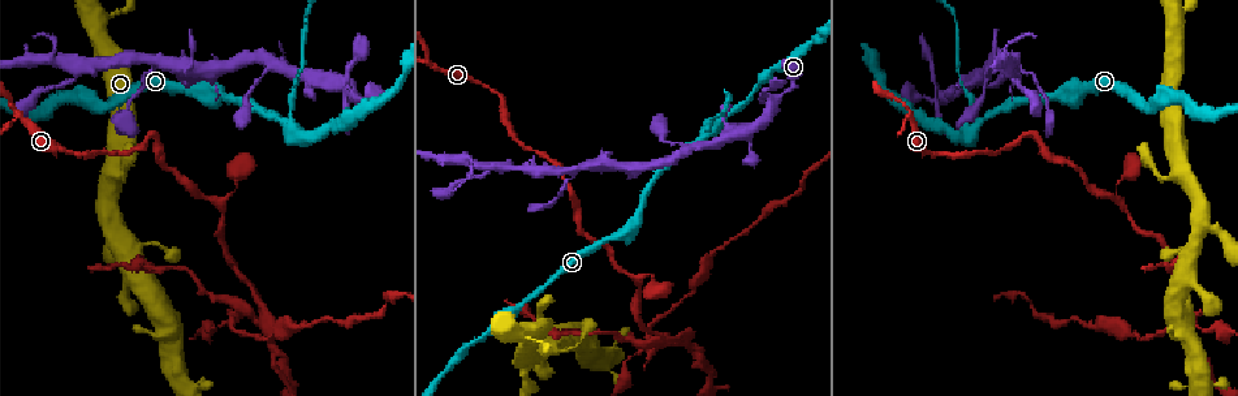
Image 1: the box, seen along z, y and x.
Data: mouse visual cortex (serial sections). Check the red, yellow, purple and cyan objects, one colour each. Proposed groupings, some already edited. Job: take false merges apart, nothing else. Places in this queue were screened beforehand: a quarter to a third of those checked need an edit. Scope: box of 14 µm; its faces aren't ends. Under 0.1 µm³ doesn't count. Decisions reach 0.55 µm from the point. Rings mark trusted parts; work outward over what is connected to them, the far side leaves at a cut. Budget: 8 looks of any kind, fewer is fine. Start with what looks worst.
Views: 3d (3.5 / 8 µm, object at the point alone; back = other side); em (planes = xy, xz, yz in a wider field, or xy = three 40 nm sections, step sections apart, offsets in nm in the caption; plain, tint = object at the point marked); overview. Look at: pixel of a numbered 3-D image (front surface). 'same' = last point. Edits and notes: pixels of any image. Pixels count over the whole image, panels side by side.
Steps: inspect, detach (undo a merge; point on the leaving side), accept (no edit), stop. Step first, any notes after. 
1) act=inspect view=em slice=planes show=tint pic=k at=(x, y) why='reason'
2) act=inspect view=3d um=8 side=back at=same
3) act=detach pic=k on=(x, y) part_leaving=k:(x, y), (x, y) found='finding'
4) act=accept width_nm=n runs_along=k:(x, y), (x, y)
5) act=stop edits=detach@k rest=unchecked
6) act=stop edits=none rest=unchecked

act=inspect view=3d um=3.5 side=back pic=1 at=(969, 135) why='a fork'

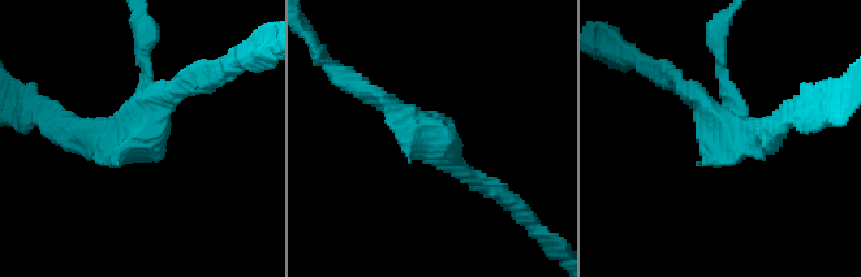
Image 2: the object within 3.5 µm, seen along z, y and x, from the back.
act=inspect view=em slice=xy step=3 show=tint pic=2 at=(438, 143) arms=3 arm_widths_nm=150,200,250

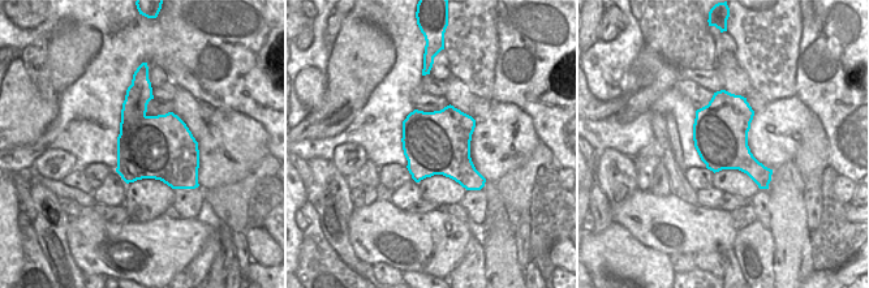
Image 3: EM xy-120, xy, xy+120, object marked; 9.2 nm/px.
act=inspect view=em slice=planes show=tint at=same

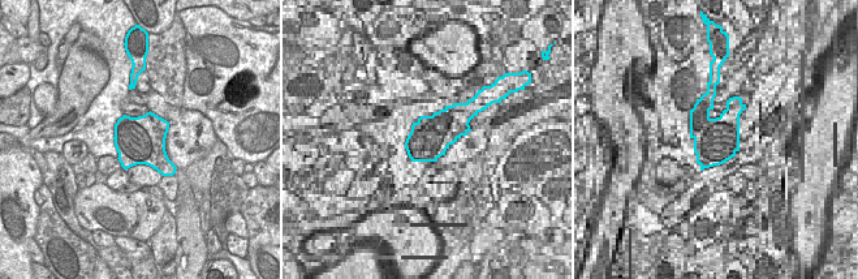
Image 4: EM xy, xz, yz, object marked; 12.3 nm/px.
act=detach pic=2 on=(146, 61) part_leaving=2:(733, 111), (720, 70), (717, 26) found='two cells meet here'

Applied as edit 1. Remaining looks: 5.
act=inspect view=overview

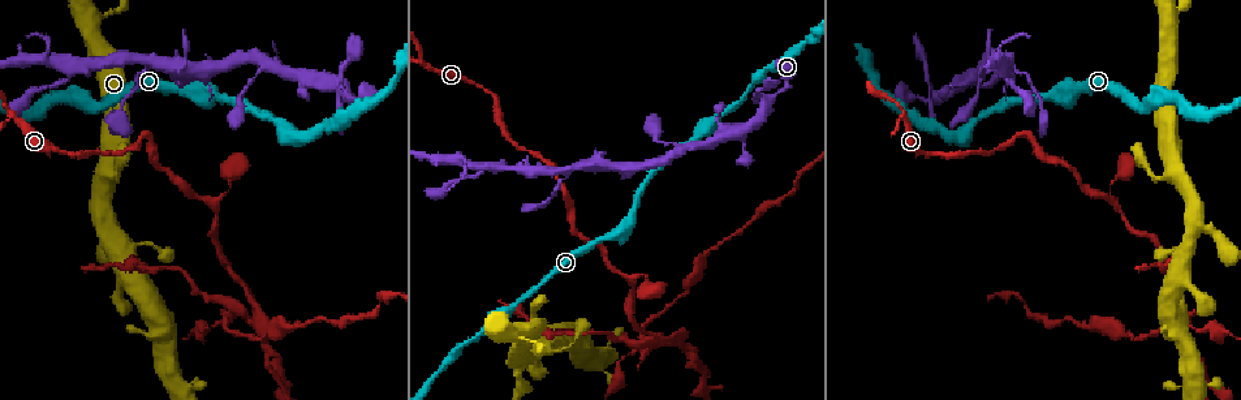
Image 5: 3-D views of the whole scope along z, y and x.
act=inspect view=3d um=8 pic=5 at=(902, 116) why='branch point'

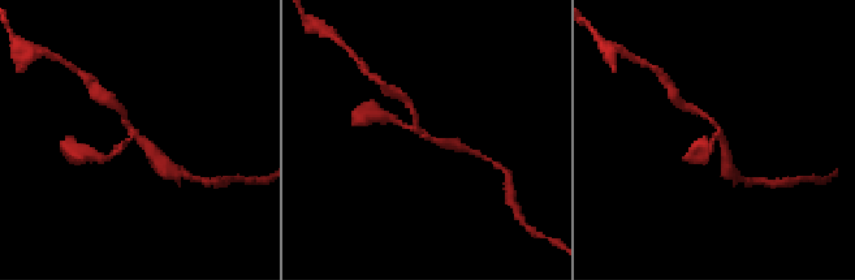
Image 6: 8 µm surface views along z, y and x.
act=inspect view=3d um=3.5 pic=6 at=(427, 135)

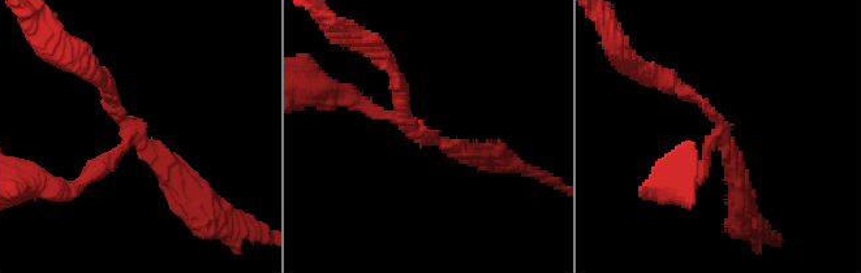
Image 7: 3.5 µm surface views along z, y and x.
act=inspect view=em slice=planes show=tint pic=7 at=(424, 132) arms=3 arm_widths_nm=150,200,250

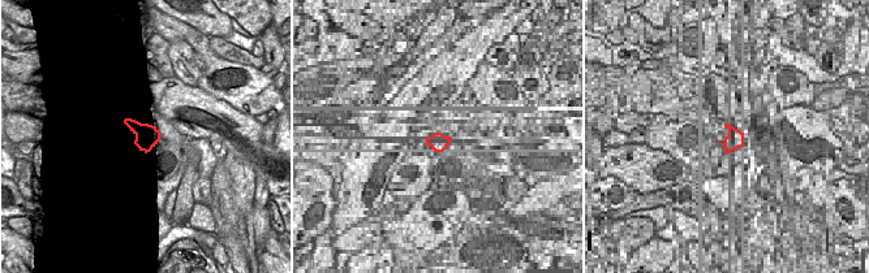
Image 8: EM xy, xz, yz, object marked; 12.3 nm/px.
act=accept runs_along=7:(193, 208), (117, 116), (106, 79) found='continuous, no second cell'

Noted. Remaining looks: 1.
act=stop edits=detach@2 rest=unchecked

